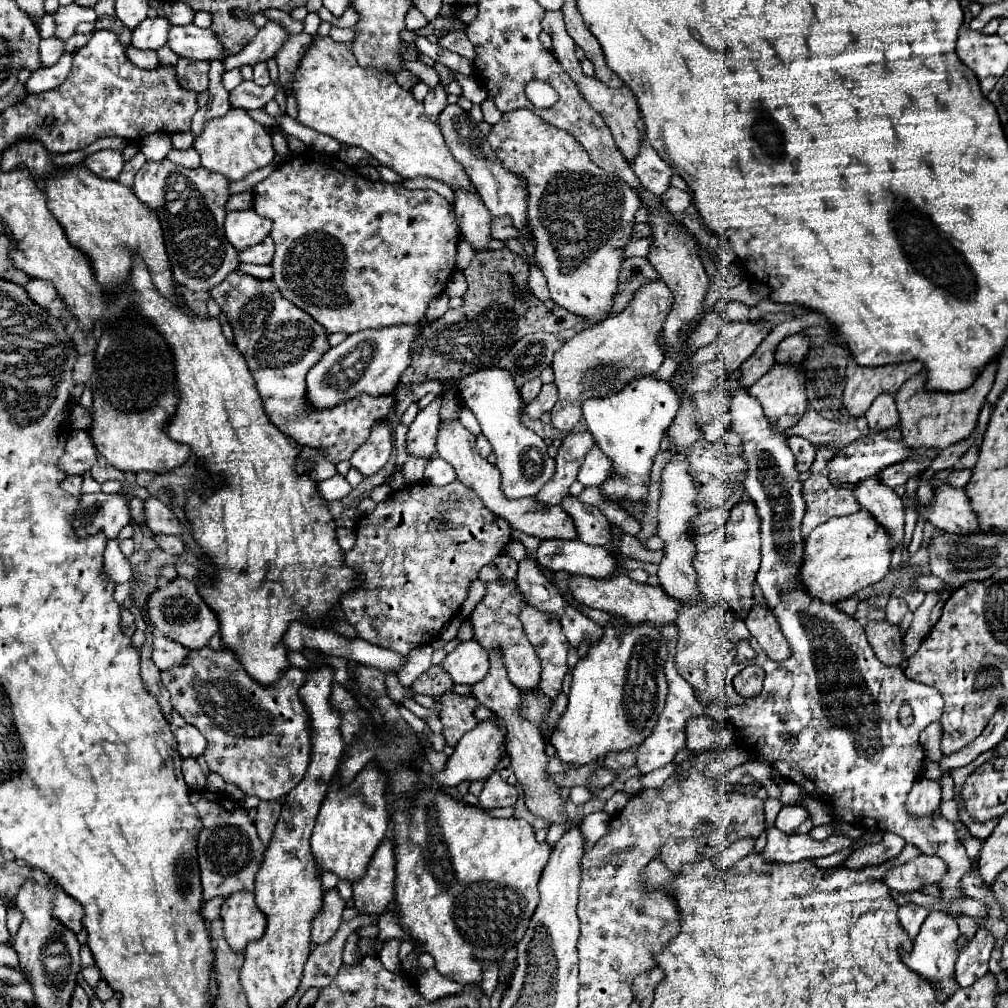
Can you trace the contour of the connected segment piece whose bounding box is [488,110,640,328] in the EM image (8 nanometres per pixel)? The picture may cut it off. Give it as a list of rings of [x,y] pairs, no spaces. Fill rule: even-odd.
[[[514,110],[502,114],[502,120],[494,124],[488,134],[488,144],[496,150],[498,158],[508,170],[528,180],[530,232],[536,240],[536,260],[548,278],[552,300],[560,308],[584,318],[582,328],[602,322],[610,316],[614,306],[618,274],[624,260],[622,248],[632,238],[634,212],[640,208],[638,194],[628,190],[624,182],[618,182],[618,178],[606,170],[594,166],[574,136],[544,122],[532,110]]]

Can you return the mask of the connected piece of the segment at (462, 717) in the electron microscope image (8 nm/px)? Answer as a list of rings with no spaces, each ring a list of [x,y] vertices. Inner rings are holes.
[[[456,692],[446,694],[440,700],[440,718],[444,724],[444,738],[448,746],[456,746],[460,738],[478,726],[478,718],[474,710],[478,708],[478,700],[472,696],[460,696]]]

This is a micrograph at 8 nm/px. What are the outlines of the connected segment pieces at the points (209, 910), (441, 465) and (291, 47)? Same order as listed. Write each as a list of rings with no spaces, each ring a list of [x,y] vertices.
[[[216,896],[216,898],[212,898],[212,900],[208,900],[206,904],[204,904],[204,908],[202,908],[202,914],[204,914],[204,918],[206,920],[216,920],[218,916],[220,916],[220,908],[222,908],[222,904],[226,902],[226,898],[224,896]]]
[[[434,456],[426,464],[426,472],[424,472],[426,482],[436,484],[436,486],[444,486],[444,484],[450,484],[454,478],[456,478],[456,472],[444,458]]]
[[[306,32],[300,34],[290,34],[288,40],[284,42],[284,46],[276,52],[274,60],[278,64],[280,70],[280,84],[282,88],[288,88],[292,82],[292,72],[296,70],[302,54],[306,52],[306,48],[312,44],[312,36]]]

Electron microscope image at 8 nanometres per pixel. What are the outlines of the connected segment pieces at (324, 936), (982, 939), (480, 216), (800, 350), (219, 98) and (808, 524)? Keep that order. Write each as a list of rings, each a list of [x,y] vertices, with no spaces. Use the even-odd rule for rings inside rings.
[[[330,890],[324,894],[324,912],[318,914],[318,918],[314,920],[314,926],[312,926],[314,944],[324,944],[336,934],[336,930],[342,922],[344,908],[346,908],[346,902],[338,896],[336,890]]]
[[[978,928],[974,938],[960,948],[960,958],[956,962],[956,980],[962,988],[972,986],[978,978],[988,974],[988,960],[994,950],[992,932],[988,928]]]
[[[458,190],[454,194],[456,194],[454,210],[460,222],[464,240],[468,240],[476,252],[486,250],[486,244],[492,240],[490,238],[492,214],[486,210],[486,206],[482,204],[476,192]]]
[[[794,334],[784,338],[778,348],[776,348],[776,362],[778,364],[786,364],[792,362],[794,366],[798,366],[806,356],[806,338],[802,338],[802,334]]]
[[[210,60],[210,72],[208,72],[210,98],[208,98],[208,104],[202,106],[192,118],[192,132],[194,132],[194,136],[198,136],[202,132],[202,126],[208,120],[218,118],[218,116],[222,116],[222,114],[226,114],[230,110],[228,90],[222,84],[222,74],[224,72],[226,72],[226,68],[224,68],[222,60]]]
[[[824,474],[810,476],[802,484],[802,494],[806,498],[806,514],[800,526],[800,532],[804,536],[834,516],[848,516],[860,510],[860,504],[854,498],[852,490],[832,486]]]

